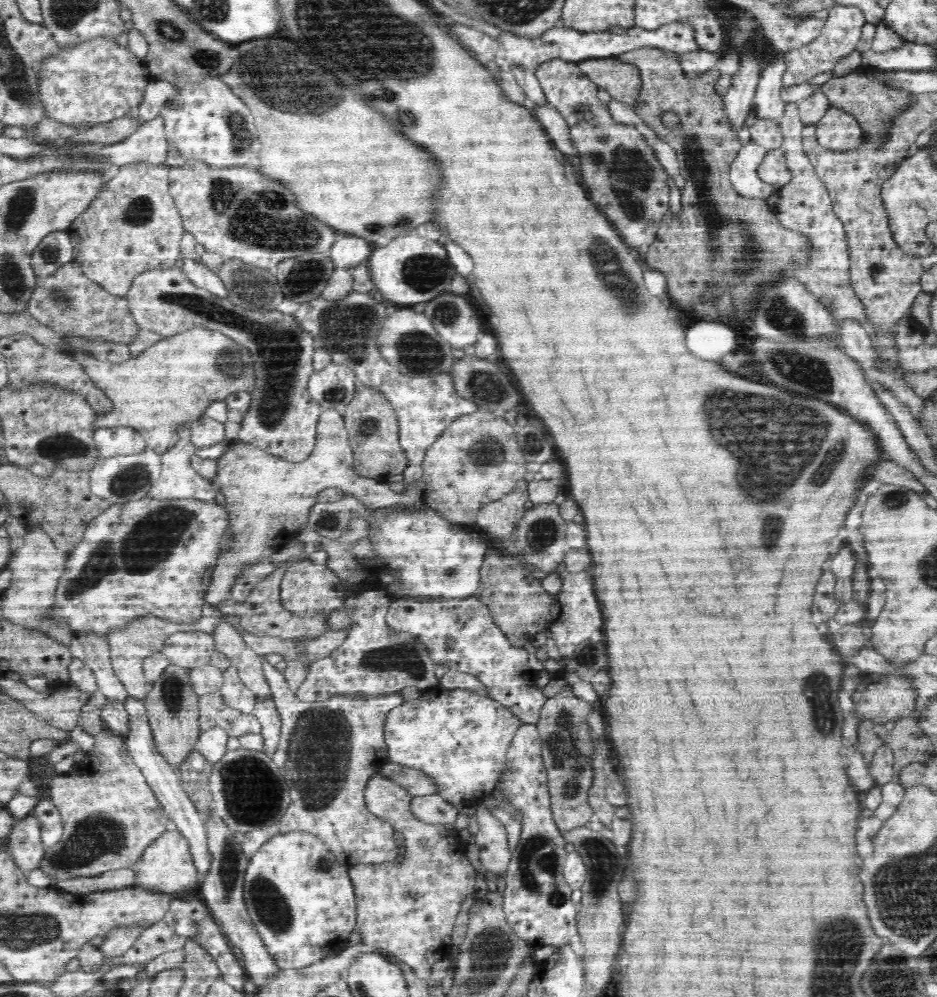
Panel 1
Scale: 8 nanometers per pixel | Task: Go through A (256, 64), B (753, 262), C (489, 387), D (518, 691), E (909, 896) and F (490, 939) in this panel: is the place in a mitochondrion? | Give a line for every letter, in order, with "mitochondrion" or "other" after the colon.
A: mitochondrion
B: mitochondrion
C: mitochondrion
D: other
E: mitochondrion
F: mitochondrion

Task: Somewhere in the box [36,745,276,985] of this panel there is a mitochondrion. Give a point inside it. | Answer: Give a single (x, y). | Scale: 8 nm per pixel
(96, 836)

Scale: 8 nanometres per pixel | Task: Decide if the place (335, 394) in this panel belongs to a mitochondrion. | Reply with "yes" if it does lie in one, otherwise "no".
yes

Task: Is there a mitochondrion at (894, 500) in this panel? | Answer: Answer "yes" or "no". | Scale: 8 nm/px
yes

